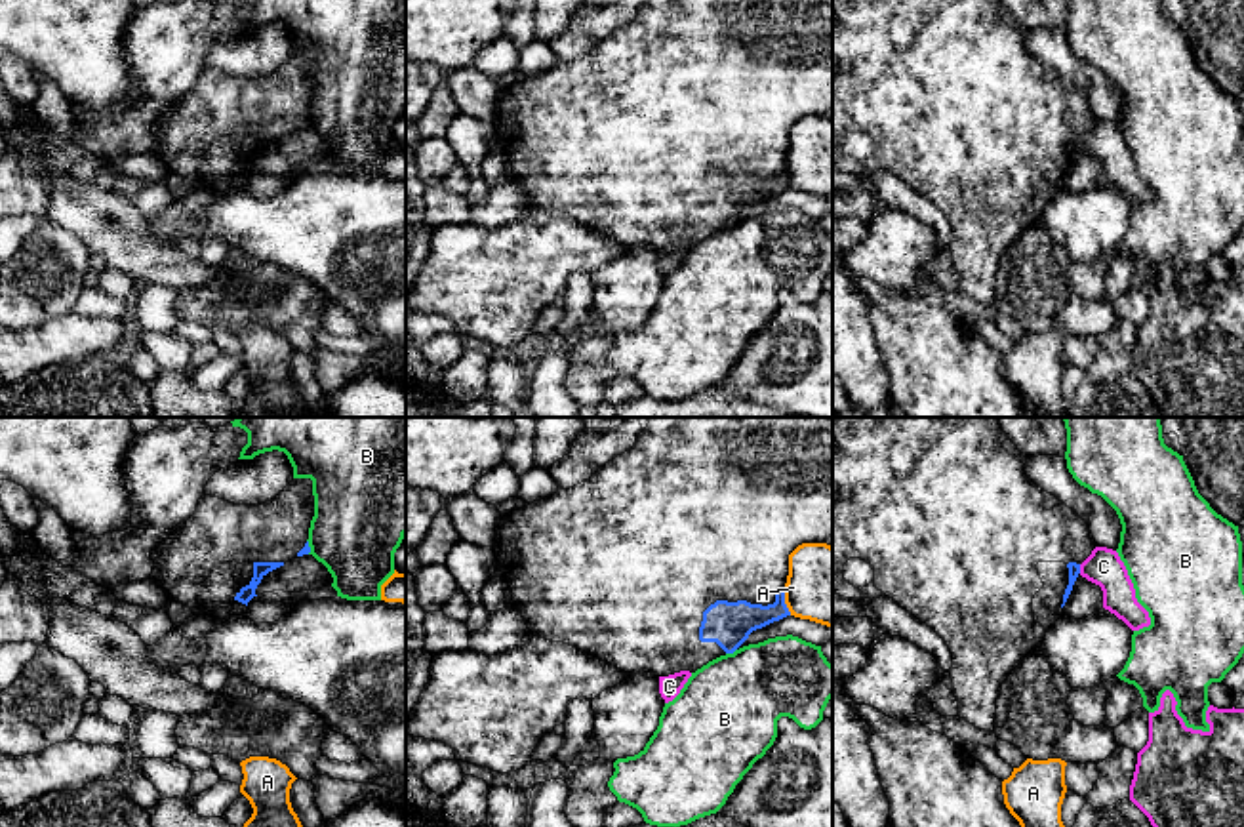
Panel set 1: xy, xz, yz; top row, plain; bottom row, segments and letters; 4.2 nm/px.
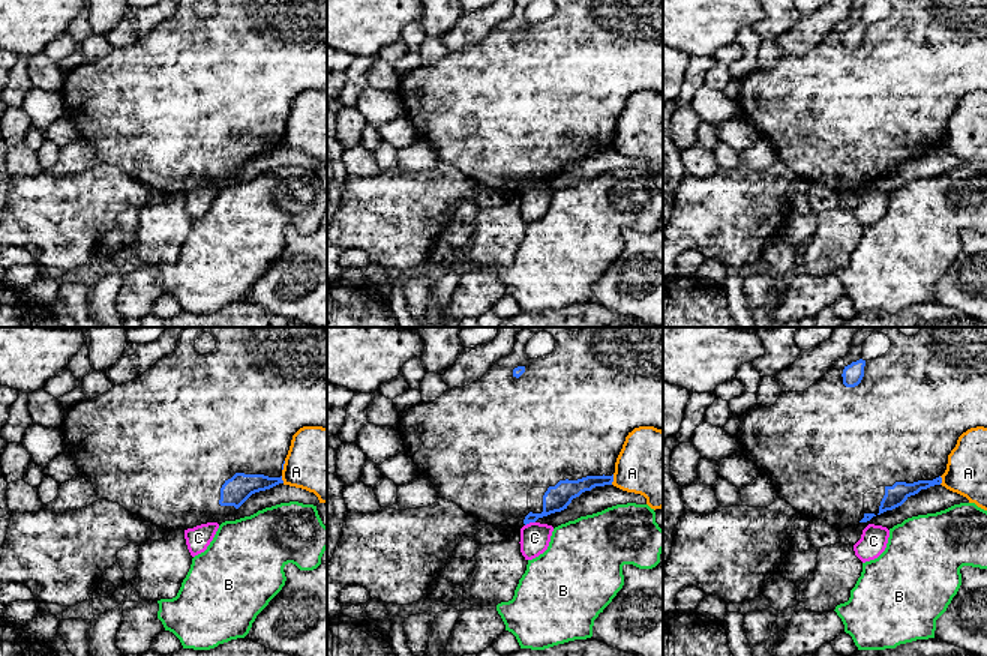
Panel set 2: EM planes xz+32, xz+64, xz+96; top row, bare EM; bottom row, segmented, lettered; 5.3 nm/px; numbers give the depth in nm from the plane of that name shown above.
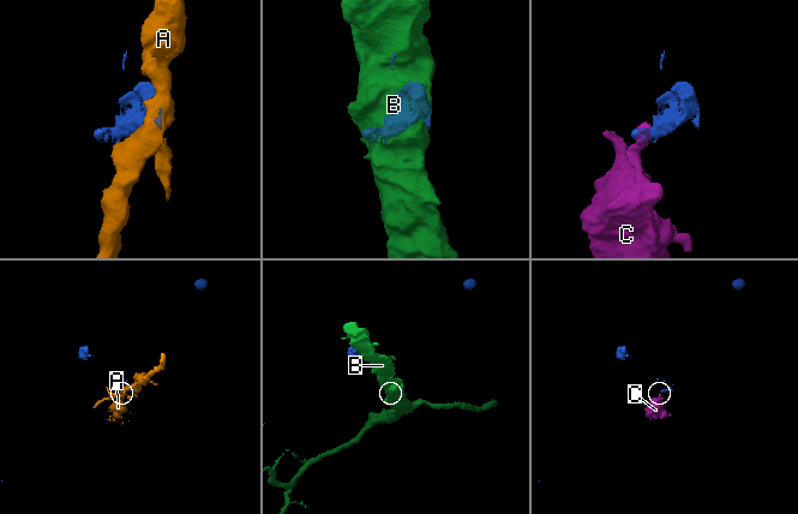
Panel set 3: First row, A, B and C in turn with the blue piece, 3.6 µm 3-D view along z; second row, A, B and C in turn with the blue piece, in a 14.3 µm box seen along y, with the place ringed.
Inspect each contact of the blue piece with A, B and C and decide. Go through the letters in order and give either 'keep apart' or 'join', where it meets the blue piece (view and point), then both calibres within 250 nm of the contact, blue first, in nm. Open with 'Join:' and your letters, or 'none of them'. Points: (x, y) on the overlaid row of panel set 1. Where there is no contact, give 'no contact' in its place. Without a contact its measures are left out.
Join: none of them
A: keep apart; contact xz (783, 601); calibres 190 and 340 nm
B: keep apart; contact xz (730, 652); calibres 190 and 420 nm
C: keep apart; contact yz (1079, 568); calibres 50 and 160 nm

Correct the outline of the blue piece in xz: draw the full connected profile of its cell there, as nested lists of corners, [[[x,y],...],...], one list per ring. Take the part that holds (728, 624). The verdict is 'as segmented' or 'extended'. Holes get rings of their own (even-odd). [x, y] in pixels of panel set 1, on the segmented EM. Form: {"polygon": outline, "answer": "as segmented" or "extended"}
{"polygon": [[[652,417],[634,446],[589,480],[505,514],[493,549],[495,577],[507,581],[511,606],[522,614],[533,636],[570,644],[627,675],[669,676],[680,671],[695,673],[709,661],[733,654],[752,631],[791,615],[783,587],[789,555],[802,543],[833,545],[833,417]]], "answer": "extended"}

